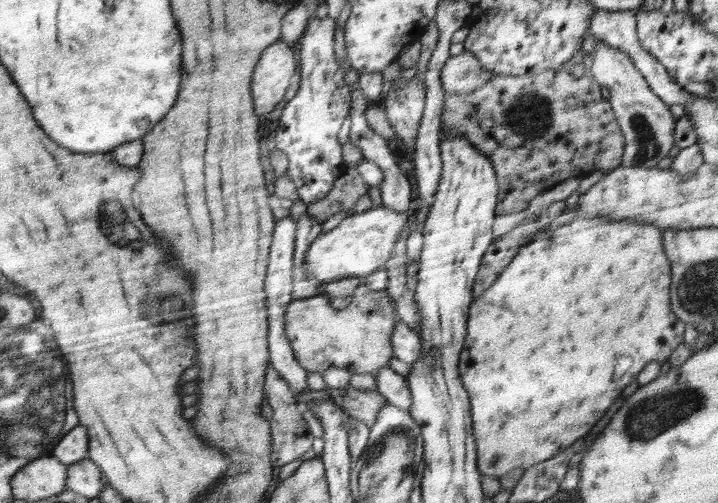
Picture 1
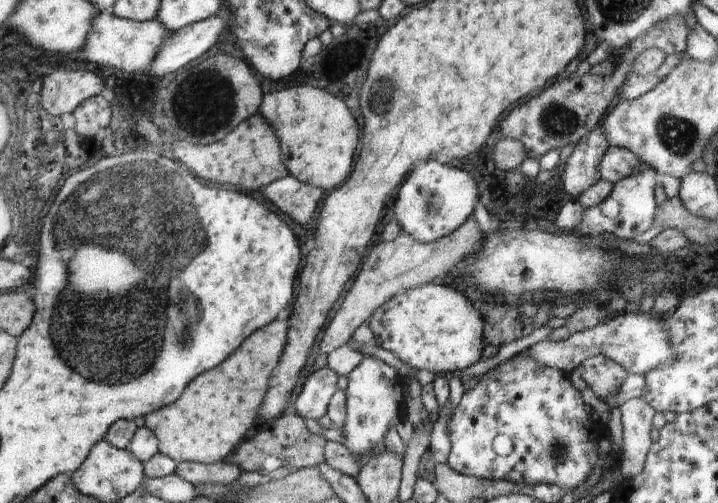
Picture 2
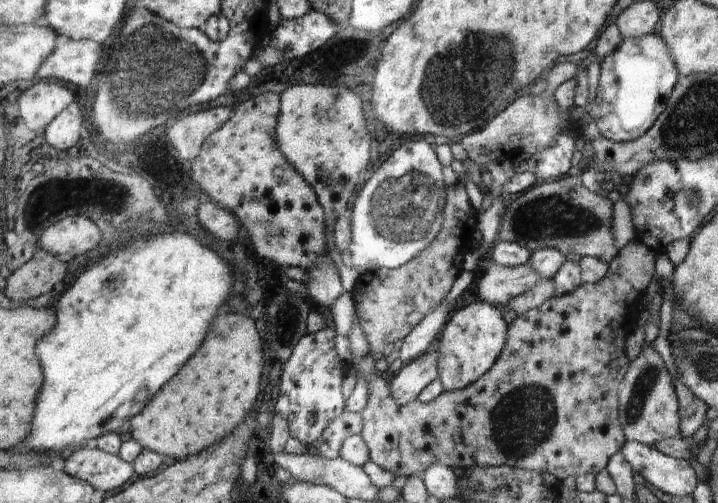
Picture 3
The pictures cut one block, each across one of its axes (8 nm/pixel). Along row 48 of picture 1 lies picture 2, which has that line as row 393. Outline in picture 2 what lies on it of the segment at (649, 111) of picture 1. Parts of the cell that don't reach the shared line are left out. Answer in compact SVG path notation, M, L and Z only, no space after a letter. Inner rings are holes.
M596 355L584 360L578 367L581 377L604 402L619 393L629 373L620 364Z

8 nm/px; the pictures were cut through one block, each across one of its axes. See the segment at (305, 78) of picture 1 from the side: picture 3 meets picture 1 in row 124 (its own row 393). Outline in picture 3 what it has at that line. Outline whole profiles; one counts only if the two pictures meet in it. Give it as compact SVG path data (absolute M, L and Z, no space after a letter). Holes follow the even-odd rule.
M330 325L315 333L307 333L295 346L280 374L280 392L274 406L276 414L289 424L289 434L308 446L320 438L322 431L342 412L340 384L344 380L342 362L330 342L334 330Z

